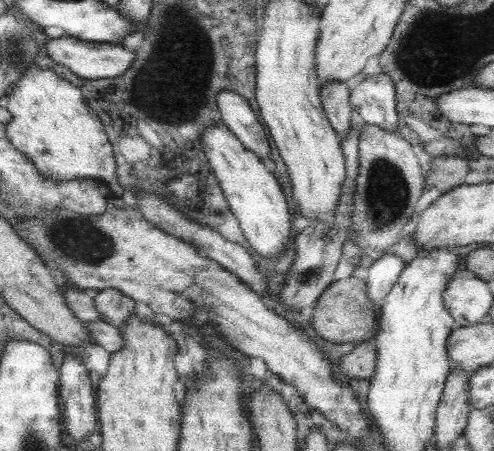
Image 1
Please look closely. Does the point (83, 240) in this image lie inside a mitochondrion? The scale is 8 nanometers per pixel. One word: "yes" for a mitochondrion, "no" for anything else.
yes

